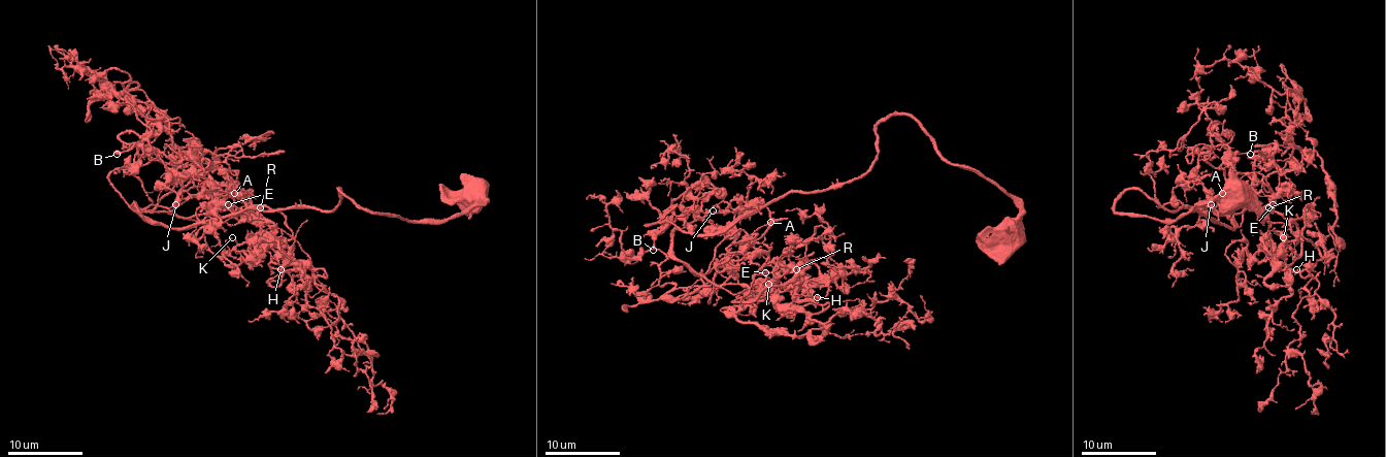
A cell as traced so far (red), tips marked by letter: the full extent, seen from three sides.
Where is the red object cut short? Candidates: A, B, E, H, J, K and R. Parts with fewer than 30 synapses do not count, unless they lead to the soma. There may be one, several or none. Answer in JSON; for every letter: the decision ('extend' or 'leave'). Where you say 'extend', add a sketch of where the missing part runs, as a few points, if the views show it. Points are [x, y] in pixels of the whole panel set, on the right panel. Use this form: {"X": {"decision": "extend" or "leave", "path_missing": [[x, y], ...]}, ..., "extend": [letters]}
{"A": {"decision": "leave"}, "B": {"decision": "extend", "path_missing": [[1250, 154], [1254, 150], [1252, 140], [1244, 133], [1243, 112], [1255, 105], [1255, 96], [1239, 78]]}, "E": {"decision": "leave"}, "H": {"decision": "leave"}, "J": {"decision": "leave"}, "K": {"decision": "leave"}, "R": {"decision": "leave"}, "extend": ["B"]}

